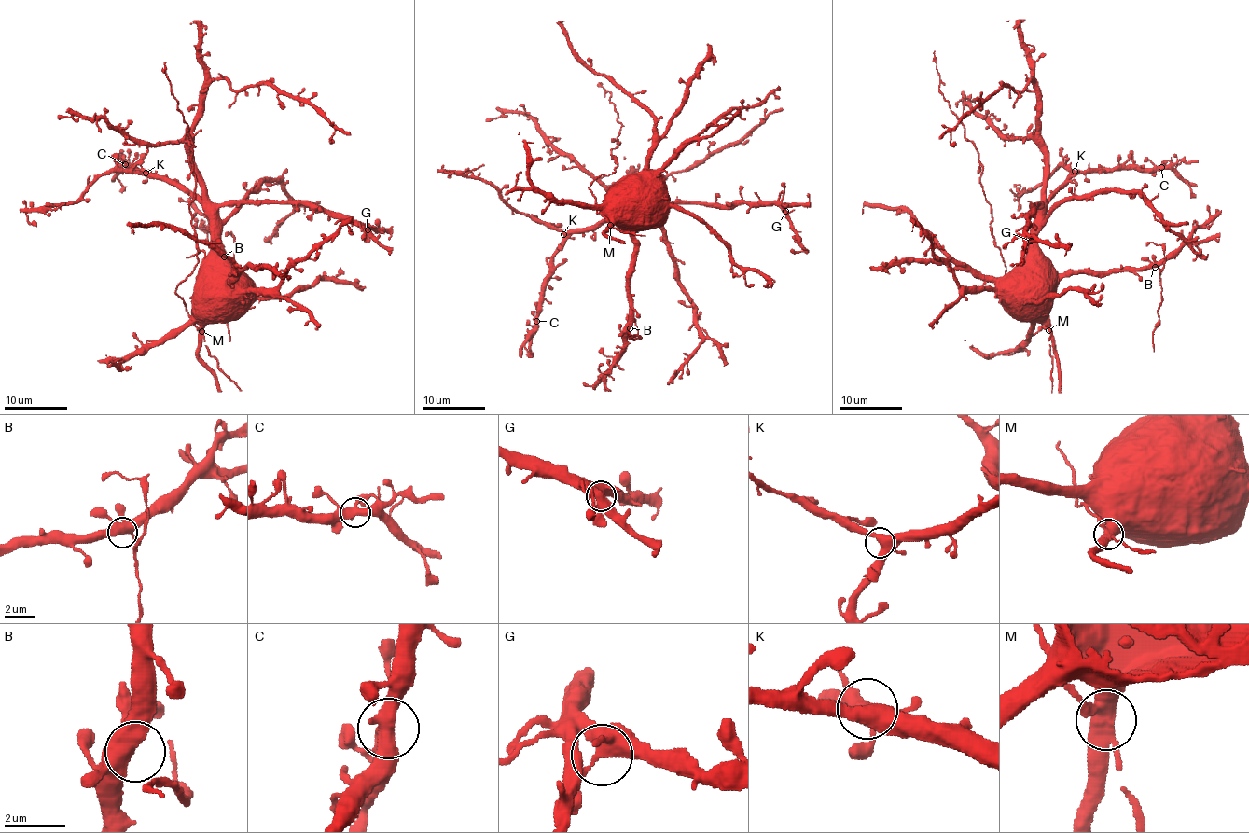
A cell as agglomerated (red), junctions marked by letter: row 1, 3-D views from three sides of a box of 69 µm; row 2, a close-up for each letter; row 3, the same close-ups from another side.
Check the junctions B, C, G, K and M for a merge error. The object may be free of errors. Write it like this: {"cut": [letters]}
{"cut": []}

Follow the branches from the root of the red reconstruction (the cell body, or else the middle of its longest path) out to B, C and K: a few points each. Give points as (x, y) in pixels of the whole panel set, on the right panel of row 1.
B: (1030, 276), (1027, 271), (1032, 268), (1044, 268), (1048, 273), (1069, 276), (1075, 272), (1142, 271), (1155, 267)
C: (1030, 276), (1020, 263), (1027, 252), (1033, 217), (1074, 173), (1161, 167)
K: (1030, 276), (1020, 263), (1027, 252), (1033, 217), (1068, 182), (1075, 171)

